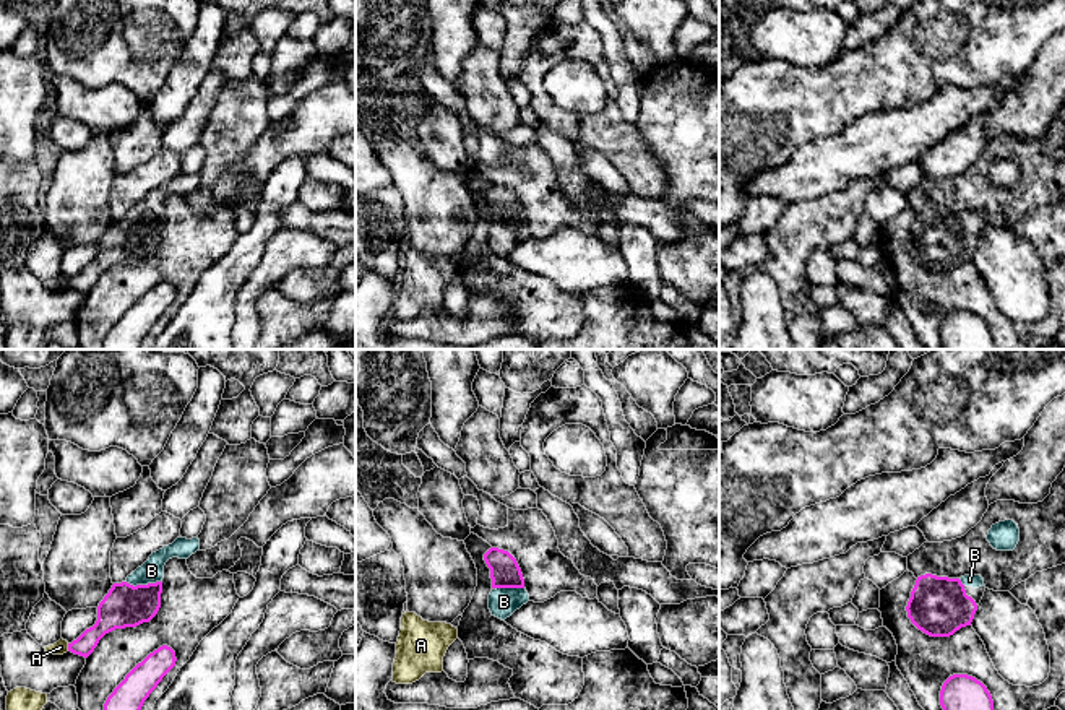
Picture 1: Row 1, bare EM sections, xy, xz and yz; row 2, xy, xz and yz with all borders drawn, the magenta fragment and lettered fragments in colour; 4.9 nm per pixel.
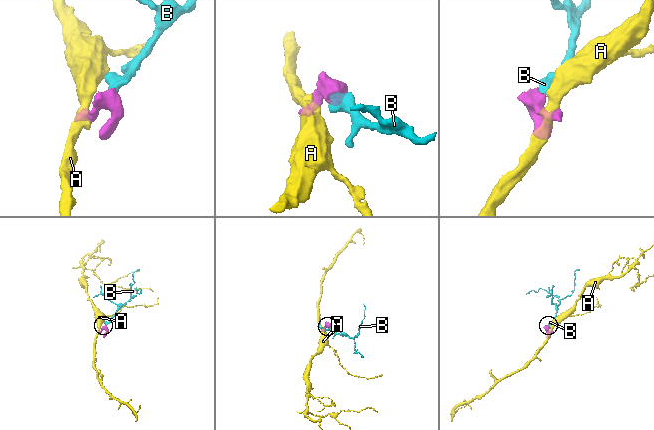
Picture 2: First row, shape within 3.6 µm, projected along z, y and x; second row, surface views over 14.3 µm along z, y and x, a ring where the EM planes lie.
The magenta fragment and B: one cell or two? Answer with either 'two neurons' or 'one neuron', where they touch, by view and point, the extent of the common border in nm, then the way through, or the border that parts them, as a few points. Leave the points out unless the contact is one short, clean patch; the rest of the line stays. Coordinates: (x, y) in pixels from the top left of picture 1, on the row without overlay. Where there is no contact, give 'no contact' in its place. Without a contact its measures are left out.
one neuron; meets magenta in xy at (143, 221); contact 180 nm long; runs through xy (124, 242), (143, 221), (151, 207)

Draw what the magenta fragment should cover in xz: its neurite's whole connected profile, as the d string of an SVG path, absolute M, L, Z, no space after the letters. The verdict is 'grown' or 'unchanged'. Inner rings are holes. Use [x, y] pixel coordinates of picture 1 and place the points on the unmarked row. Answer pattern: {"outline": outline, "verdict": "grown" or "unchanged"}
{"outline": "M490 184L484 197L490 205L494 224L489 231L489 245L492 252L505 257L529 237L521 205L508 187L498 184Z", "verdict": "grown"}

